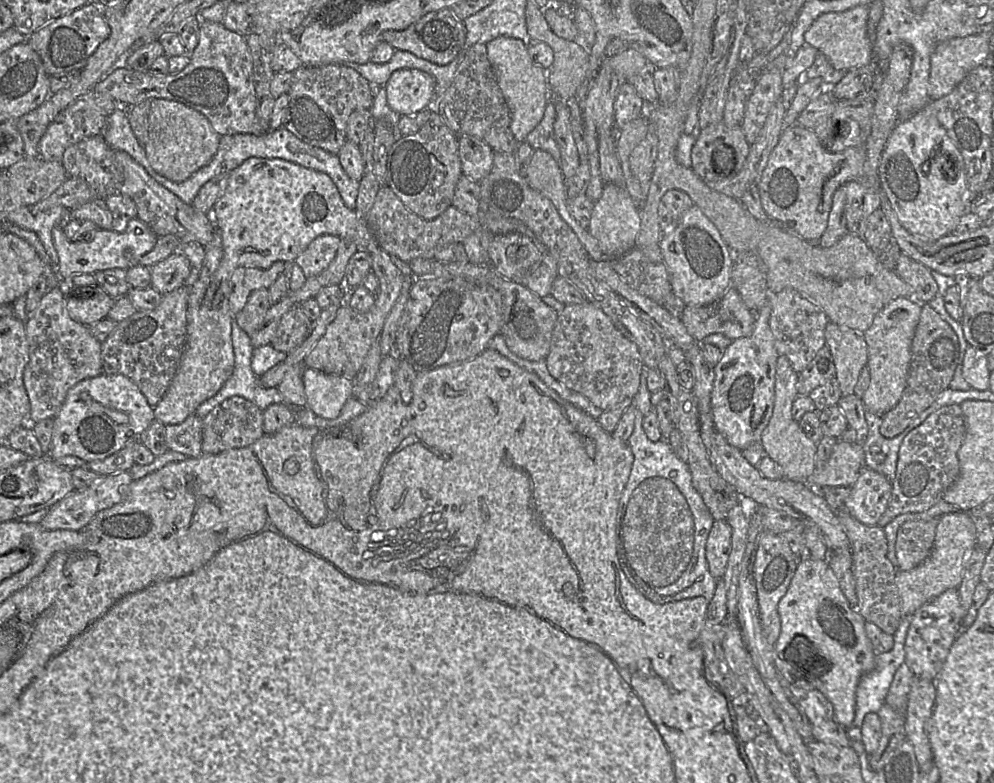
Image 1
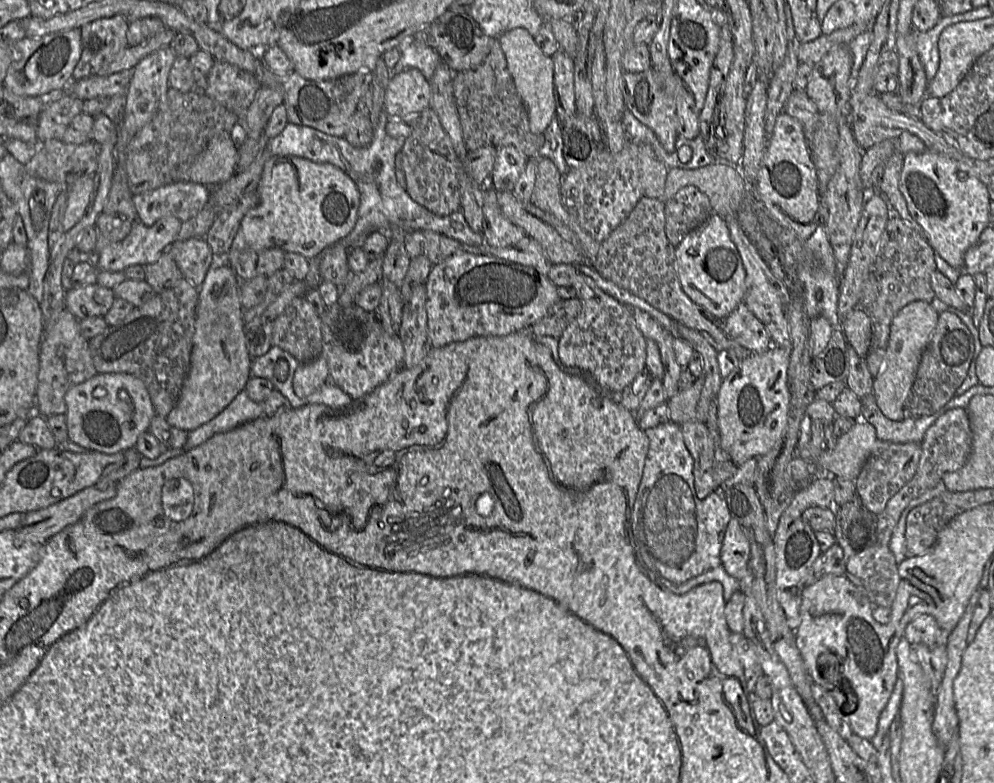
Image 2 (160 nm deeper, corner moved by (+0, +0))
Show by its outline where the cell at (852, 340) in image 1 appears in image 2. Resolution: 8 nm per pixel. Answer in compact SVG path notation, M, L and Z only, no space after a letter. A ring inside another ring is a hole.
M856 308L841 320L840 328L848 346L861 357L866 357L871 342L871 318L869 312Z

